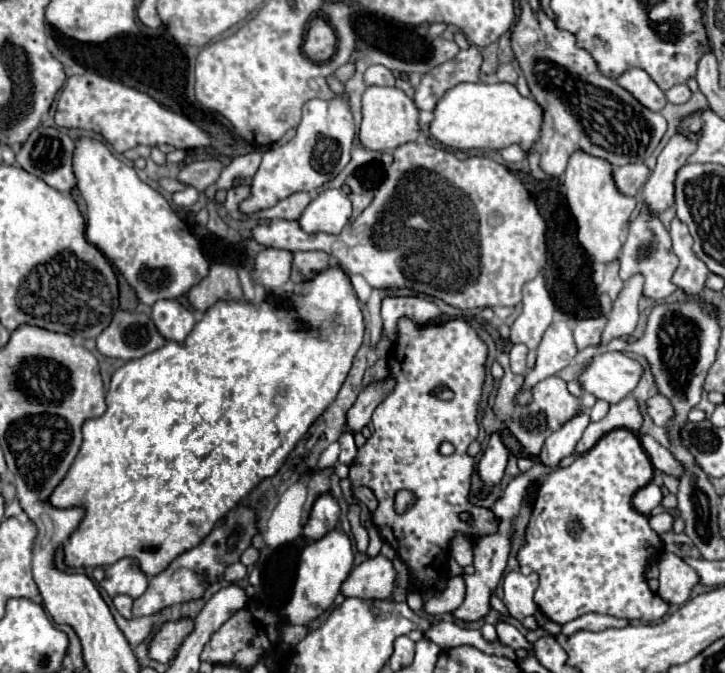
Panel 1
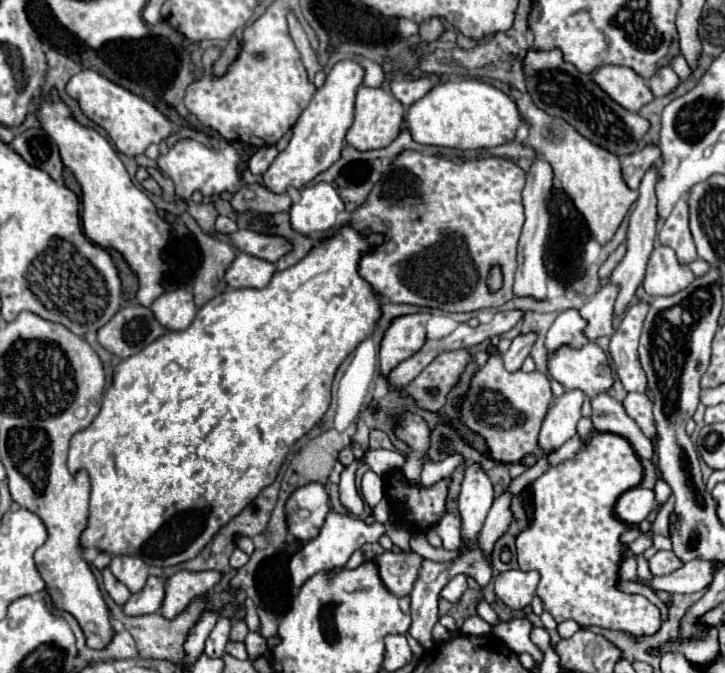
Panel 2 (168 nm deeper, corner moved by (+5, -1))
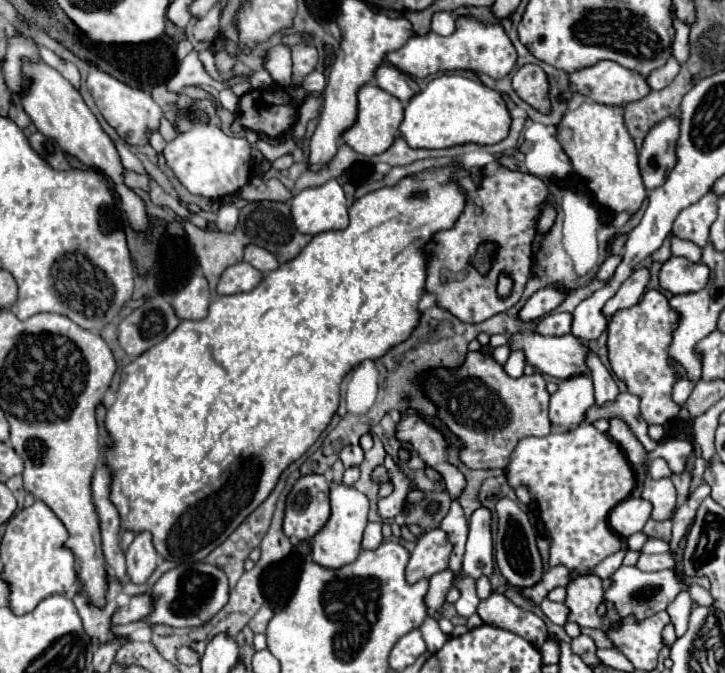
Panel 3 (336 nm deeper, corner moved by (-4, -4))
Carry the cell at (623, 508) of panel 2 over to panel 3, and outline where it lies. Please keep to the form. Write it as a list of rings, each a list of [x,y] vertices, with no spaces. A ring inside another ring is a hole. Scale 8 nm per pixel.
[[[625,498],[623,502],[619,502],[611,512],[609,512],[609,526],[611,530],[621,536],[621,538],[629,538],[635,532],[641,532],[641,528],[645,526],[645,522],[649,520],[649,504],[645,504],[645,500],[641,498]]]

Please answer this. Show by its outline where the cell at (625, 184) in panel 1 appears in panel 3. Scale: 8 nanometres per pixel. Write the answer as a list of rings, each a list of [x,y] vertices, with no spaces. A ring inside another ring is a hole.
[[[677,116],[663,118],[647,132],[643,148],[639,152],[639,170],[647,190],[659,188],[665,182],[665,172],[669,174],[677,164],[675,156],[677,136],[679,136]]]

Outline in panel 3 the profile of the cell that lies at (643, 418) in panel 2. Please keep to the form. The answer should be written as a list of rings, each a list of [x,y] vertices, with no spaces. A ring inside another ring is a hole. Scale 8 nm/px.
[[[625,392],[625,394],[619,394],[617,400],[607,402],[607,404],[603,404],[603,406],[593,404],[593,406],[587,410],[583,422],[585,422],[585,424],[593,424],[593,422],[599,420],[599,418],[607,418],[607,420],[609,420],[609,418],[621,418],[621,420],[629,426],[629,430],[633,432],[633,436],[643,444],[643,448],[645,448],[647,452],[651,452],[651,450],[657,448],[657,442],[651,440],[649,434],[647,434],[647,424],[645,424],[645,420],[641,420],[641,416],[639,416],[639,400],[637,400],[637,396]]]

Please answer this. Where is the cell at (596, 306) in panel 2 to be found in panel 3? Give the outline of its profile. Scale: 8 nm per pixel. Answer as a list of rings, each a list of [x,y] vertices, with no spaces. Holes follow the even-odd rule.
[[[639,268],[639,270],[635,270],[633,276],[629,276],[629,280],[619,288],[619,292],[605,304],[605,308],[603,308],[605,316],[611,318],[617,310],[635,306],[635,304],[639,302],[641,294],[645,292],[645,286],[649,284],[649,278],[651,278],[649,268]]]

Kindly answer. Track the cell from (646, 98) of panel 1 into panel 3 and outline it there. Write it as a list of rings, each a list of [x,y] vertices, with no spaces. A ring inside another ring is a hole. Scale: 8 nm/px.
[[[601,60],[569,74],[569,82],[581,96],[601,104],[629,104],[651,92],[645,78],[615,62]]]

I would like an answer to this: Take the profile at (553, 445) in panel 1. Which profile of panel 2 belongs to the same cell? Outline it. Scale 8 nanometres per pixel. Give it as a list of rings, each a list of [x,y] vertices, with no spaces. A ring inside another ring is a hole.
[[[566,391],[562,397],[556,397],[538,437],[540,451],[548,453],[564,445],[568,439],[576,435],[576,425],[580,421],[580,407],[584,401],[584,393]]]

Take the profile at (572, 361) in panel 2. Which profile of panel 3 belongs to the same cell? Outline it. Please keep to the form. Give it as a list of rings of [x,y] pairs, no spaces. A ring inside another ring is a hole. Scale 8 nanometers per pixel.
[[[523,330],[511,334],[507,346],[511,352],[521,350],[525,354],[525,362],[537,370],[541,368],[547,376],[565,380],[565,376],[573,376],[573,372],[589,374],[585,372],[585,352],[589,352],[589,348],[573,334],[543,336],[535,330]]]

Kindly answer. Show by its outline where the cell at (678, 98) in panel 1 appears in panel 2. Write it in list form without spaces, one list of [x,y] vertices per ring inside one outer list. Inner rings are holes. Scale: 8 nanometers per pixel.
[[[662,67],[652,79],[650,79],[650,89],[654,93],[654,97],[664,97],[668,93],[672,93],[678,87],[680,79],[678,75],[672,71],[672,67]]]

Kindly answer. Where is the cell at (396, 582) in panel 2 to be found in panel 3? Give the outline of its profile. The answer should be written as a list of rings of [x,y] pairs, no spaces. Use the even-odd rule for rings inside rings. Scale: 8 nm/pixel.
[[[441,528],[429,530],[411,552],[411,560],[407,564],[407,580],[415,584],[421,578],[431,578],[437,572],[447,570],[449,556],[453,552],[453,544],[447,538],[447,532]]]

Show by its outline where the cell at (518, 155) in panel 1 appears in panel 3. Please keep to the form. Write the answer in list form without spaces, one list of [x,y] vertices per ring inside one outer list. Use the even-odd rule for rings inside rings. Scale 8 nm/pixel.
[[[581,102],[577,108],[571,108],[563,116],[561,124],[557,126],[557,140],[571,158],[575,174],[587,180],[593,198],[601,206],[609,208],[613,214],[619,214],[623,210],[633,214],[639,210],[641,202],[647,196],[647,190],[639,174],[633,138],[625,128],[619,108],[597,102]]]

